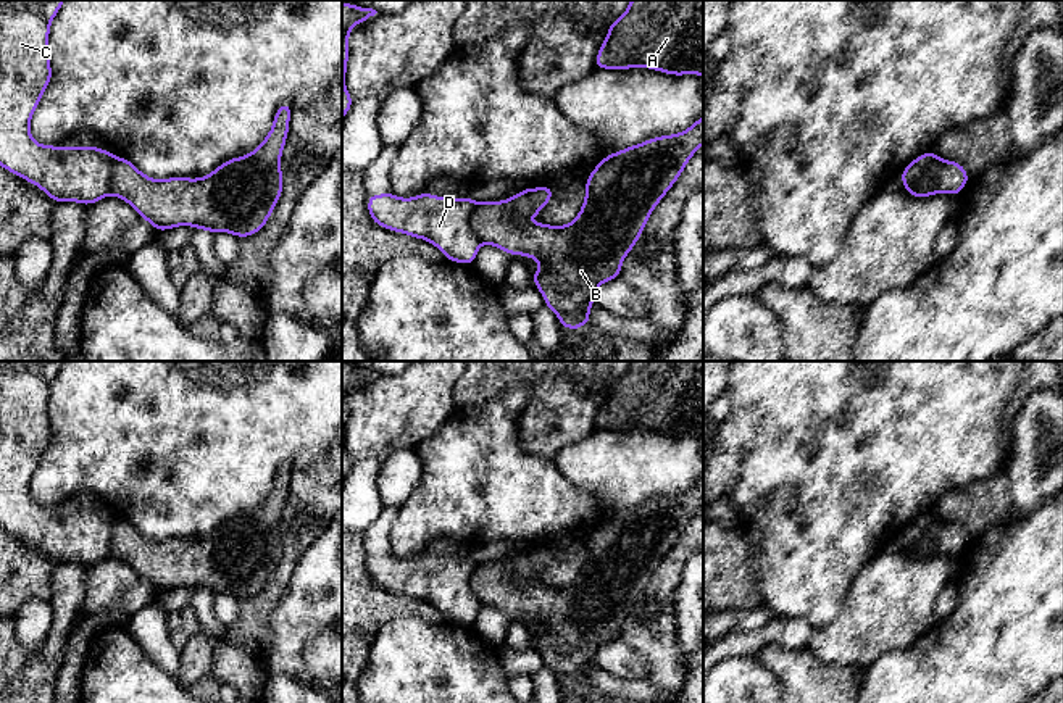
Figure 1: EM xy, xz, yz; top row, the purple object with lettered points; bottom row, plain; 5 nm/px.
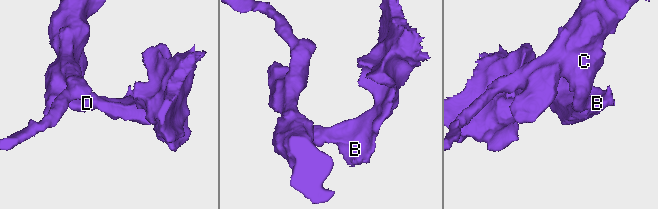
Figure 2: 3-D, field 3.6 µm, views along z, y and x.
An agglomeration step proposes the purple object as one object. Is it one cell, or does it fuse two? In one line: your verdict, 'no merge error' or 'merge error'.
merge error

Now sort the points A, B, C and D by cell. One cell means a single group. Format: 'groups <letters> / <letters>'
groups A B / C D

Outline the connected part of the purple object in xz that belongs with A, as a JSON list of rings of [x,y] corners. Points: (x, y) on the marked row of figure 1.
[[[631,0],[627,10],[610,24],[595,68],[648,68],[673,76],[703,77],[703,0]]]

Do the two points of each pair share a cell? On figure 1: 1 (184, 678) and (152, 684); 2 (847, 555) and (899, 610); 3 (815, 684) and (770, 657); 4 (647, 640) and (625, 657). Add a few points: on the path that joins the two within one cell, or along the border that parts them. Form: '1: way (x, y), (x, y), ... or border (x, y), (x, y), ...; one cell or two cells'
1: border (173, 676), (181, 686); two cells
2: border (889, 544), (862, 568), (842, 602); two cells
3: way (804, 678), (781, 661); one cell
4: border (620, 637), (644, 663), (647, 679); two cells

